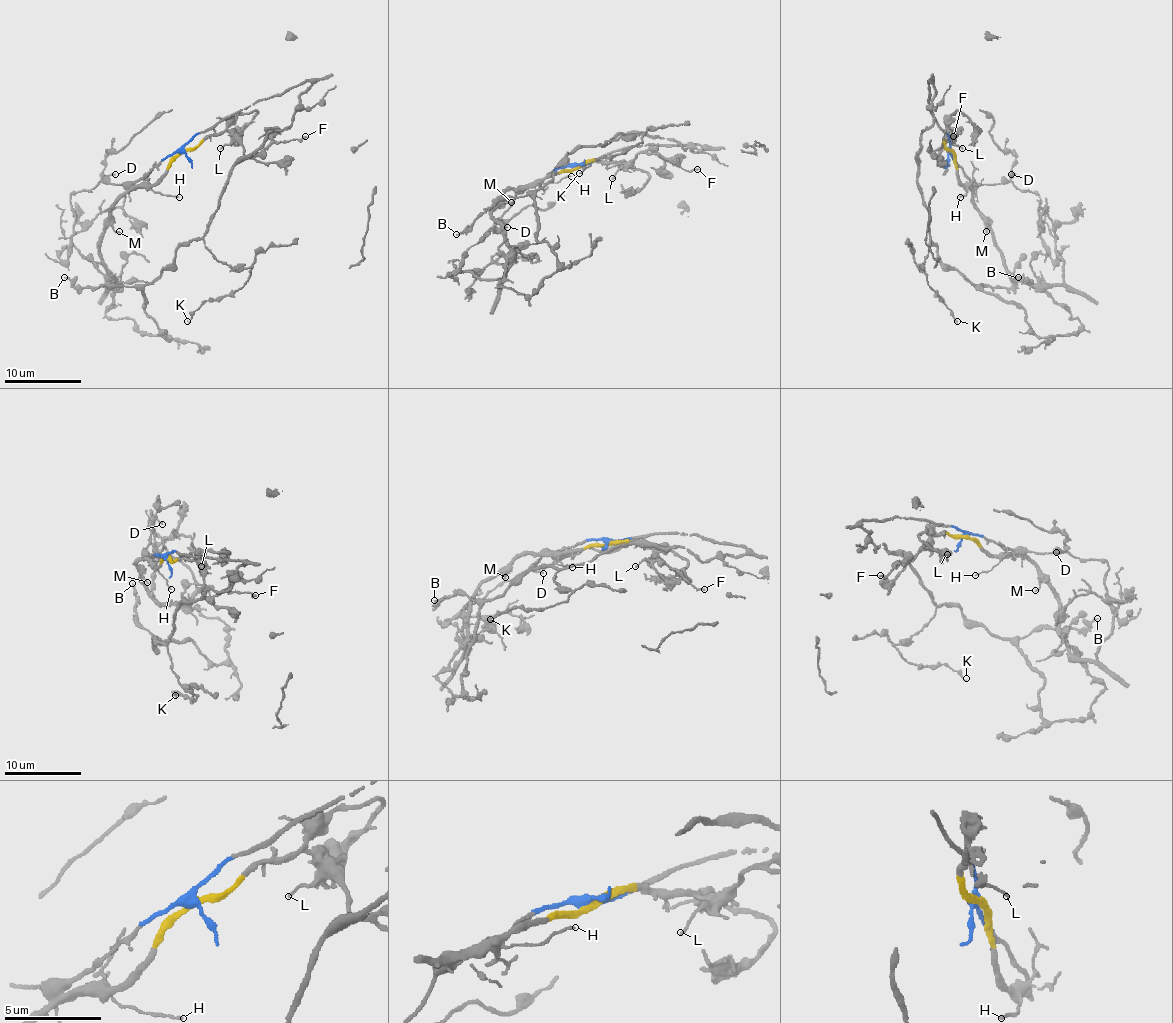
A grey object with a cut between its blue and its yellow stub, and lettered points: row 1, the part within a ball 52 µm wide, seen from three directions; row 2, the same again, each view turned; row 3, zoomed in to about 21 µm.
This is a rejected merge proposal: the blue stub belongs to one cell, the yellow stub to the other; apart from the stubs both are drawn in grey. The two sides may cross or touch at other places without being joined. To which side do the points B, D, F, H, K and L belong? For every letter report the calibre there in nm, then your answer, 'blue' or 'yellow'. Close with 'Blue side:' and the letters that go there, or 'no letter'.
B: 170 nm thick; blue
D: 140 nm thick; blue
F: 170 nm thick; yellow
H: 110 nm thick; yellow
K: 70 nm thick; blue
L: 90 nm thick; yellow
Blue side: B, D, K

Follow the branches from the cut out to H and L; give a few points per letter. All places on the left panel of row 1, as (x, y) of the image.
H: (183, 151), (150, 187), (164, 195), (179, 197)
L: (183, 151), (200, 145), (210, 135), (225, 132), (231, 141), (219, 149)

